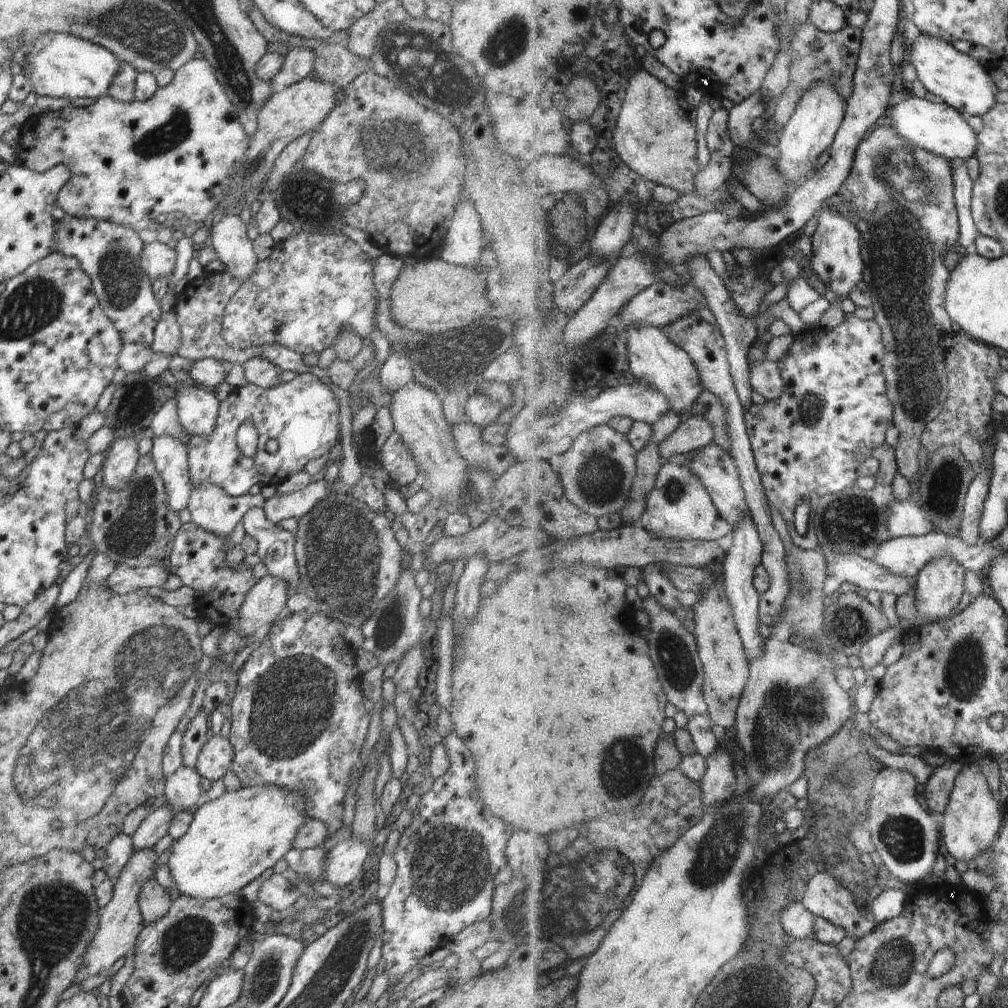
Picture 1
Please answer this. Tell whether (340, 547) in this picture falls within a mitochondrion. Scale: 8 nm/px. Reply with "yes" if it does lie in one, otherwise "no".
yes

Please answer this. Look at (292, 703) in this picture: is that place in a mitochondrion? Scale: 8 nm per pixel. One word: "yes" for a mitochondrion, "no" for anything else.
yes

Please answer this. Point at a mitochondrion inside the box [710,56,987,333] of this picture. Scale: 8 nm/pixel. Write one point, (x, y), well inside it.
(918, 179)

